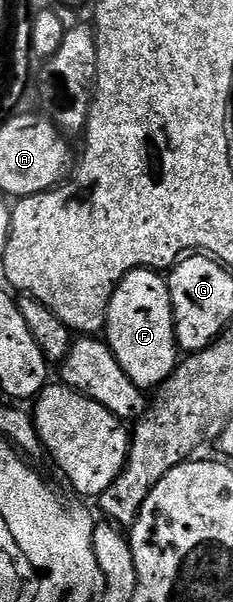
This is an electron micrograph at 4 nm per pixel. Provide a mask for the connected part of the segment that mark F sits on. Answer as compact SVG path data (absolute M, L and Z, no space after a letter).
M134 269L116 287L106 312L104 340L114 357L124 367L124 375L143 391L157 390L171 377L180 360L178 342L174 340L174 312L170 287L161 272Z

